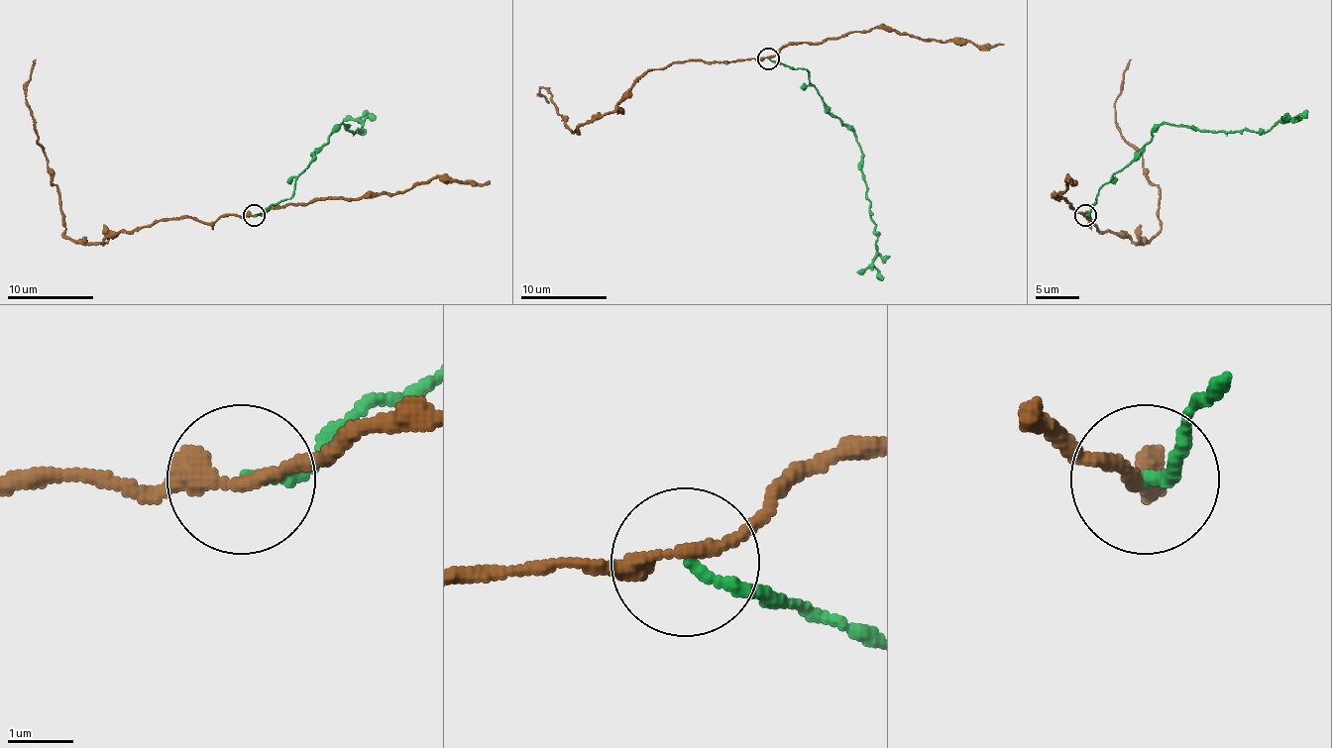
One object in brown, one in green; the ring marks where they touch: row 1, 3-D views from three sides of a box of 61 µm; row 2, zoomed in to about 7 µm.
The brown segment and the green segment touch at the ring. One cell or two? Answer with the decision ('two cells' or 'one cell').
two cells

